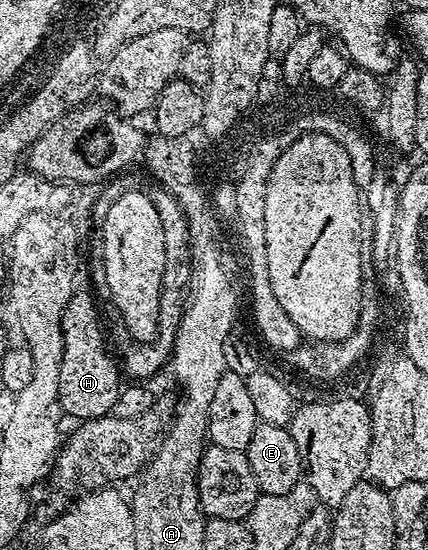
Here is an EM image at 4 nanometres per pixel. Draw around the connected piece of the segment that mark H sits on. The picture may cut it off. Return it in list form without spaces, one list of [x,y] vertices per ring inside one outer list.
[[[83,289],[76,290],[71,300],[65,305],[65,313],[61,317],[63,330],[63,356],[61,357],[61,373],[59,377],[59,403],[68,416],[72,415],[75,421],[101,419],[110,416],[115,409],[115,402],[121,390],[120,368],[111,360],[107,352],[107,343],[103,340],[103,327],[99,324],[99,311],[95,308],[95,299]]]

